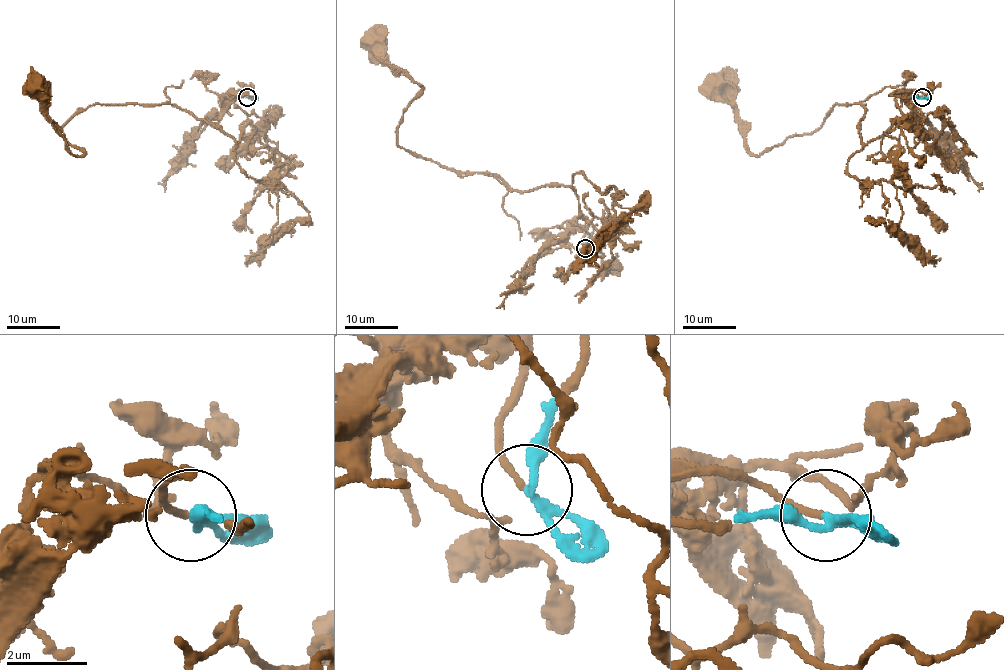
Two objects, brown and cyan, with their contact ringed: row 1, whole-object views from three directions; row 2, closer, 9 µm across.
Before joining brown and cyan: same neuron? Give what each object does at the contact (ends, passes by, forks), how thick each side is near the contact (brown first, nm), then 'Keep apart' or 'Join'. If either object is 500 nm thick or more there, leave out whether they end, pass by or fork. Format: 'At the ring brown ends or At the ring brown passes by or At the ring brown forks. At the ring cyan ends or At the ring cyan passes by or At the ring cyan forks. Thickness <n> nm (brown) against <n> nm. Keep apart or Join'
At the ring brown forks. At the ring cyan forks. Thickness 90 nm (brown) against 160 nm. Join

